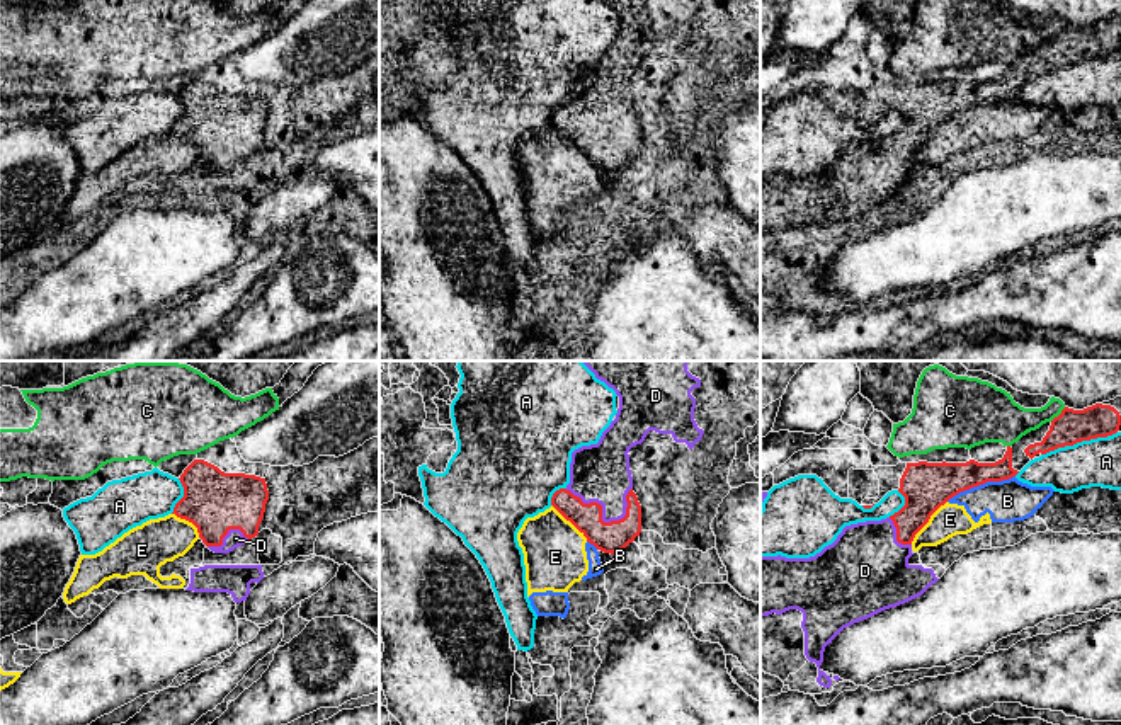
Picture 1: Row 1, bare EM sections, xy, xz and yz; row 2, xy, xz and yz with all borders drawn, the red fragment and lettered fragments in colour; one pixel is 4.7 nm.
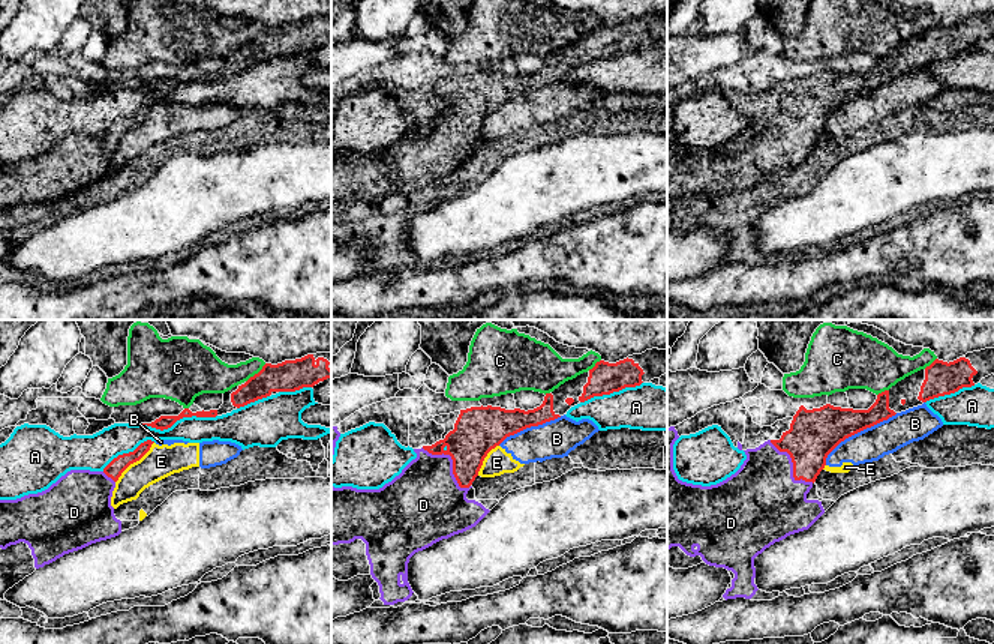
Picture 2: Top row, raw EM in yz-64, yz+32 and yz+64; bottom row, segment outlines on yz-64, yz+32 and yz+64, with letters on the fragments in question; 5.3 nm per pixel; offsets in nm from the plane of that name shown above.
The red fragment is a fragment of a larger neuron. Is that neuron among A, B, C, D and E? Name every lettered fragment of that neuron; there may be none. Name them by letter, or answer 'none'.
D

